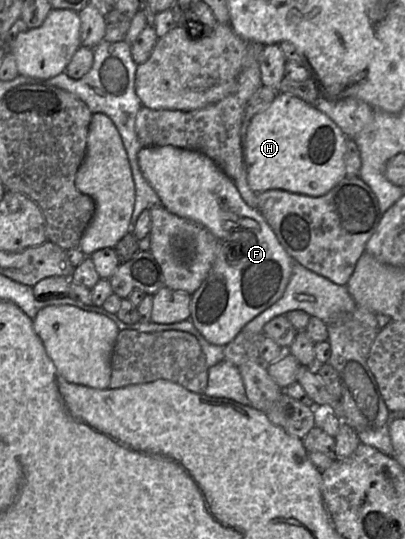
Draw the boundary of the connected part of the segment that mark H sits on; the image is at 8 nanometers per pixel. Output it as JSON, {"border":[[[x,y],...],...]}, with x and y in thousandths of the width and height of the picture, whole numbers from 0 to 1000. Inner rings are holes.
{"border":[[[701,171],[630,212],[600,262],[612,343],[630,358],[669,351],[788,365],[854,328],[849,280],[857,252],[778,197]]]}

